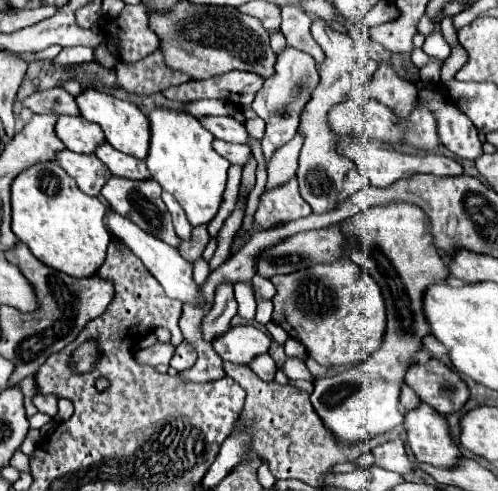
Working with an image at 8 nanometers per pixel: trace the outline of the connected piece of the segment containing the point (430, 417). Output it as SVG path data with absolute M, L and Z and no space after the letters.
M420 402L416 408L404 412L404 426L408 444L418 462L428 462L442 468L452 468L458 460L458 448L450 438L446 420Z

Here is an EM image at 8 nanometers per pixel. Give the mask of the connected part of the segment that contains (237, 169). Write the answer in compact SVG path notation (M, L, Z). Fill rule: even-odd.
M231 165L228 170L224 200L220 210L218 210L218 214L216 214L216 216L214 216L214 220L208 224L210 236L216 236L216 234L218 234L218 230L220 230L220 228L222 228L222 224L224 224L224 220L226 220L226 218L232 214L232 210L236 208L242 171L243 167L238 165Z

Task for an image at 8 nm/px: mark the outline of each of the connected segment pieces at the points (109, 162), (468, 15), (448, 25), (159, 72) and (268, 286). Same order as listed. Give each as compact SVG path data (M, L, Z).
M108 142L98 144L94 154L108 166L108 170L110 170L114 176L122 176L122 178L130 178L130 180L150 178L148 168L144 166L144 160L126 156L124 152L118 152L116 148L108 146Z
M474 4L472 8L466 8L464 12L460 12L456 18L454 18L454 26L456 26L456 30L458 28L462 28L462 26L466 26L466 24L470 24L474 18L478 18L482 14L482 8L478 6L478 4Z
M444 18L442 24L440 24L440 30L442 30L444 40L446 40L452 48L456 48L456 46L458 46L458 36L456 36L456 30L454 30L452 22L446 22L446 18Z
M160 50L140 62L134 62L134 64L118 62L116 64L116 78L118 78L118 84L126 92L140 94L140 96L164 92L168 86L184 84L190 80L186 74L170 70L164 64Z
M255 275L252 278L252 284L254 284L256 294L258 294L260 298L272 298L272 296L274 296L274 292L276 292L276 288L272 286L272 282L261 276Z

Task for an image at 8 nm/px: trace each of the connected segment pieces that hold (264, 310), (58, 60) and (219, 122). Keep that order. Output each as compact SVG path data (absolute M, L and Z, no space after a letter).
M256 300L256 302L258 302L258 308L256 308L254 320L258 324L268 324L270 316L272 316L272 302L270 300Z
M86 46L62 48L62 52L52 60L52 64L62 64L62 66L70 66L70 64L78 64L78 62L94 62L92 48L86 48Z
M200 116L200 124L226 142L246 142L246 128L232 116Z

